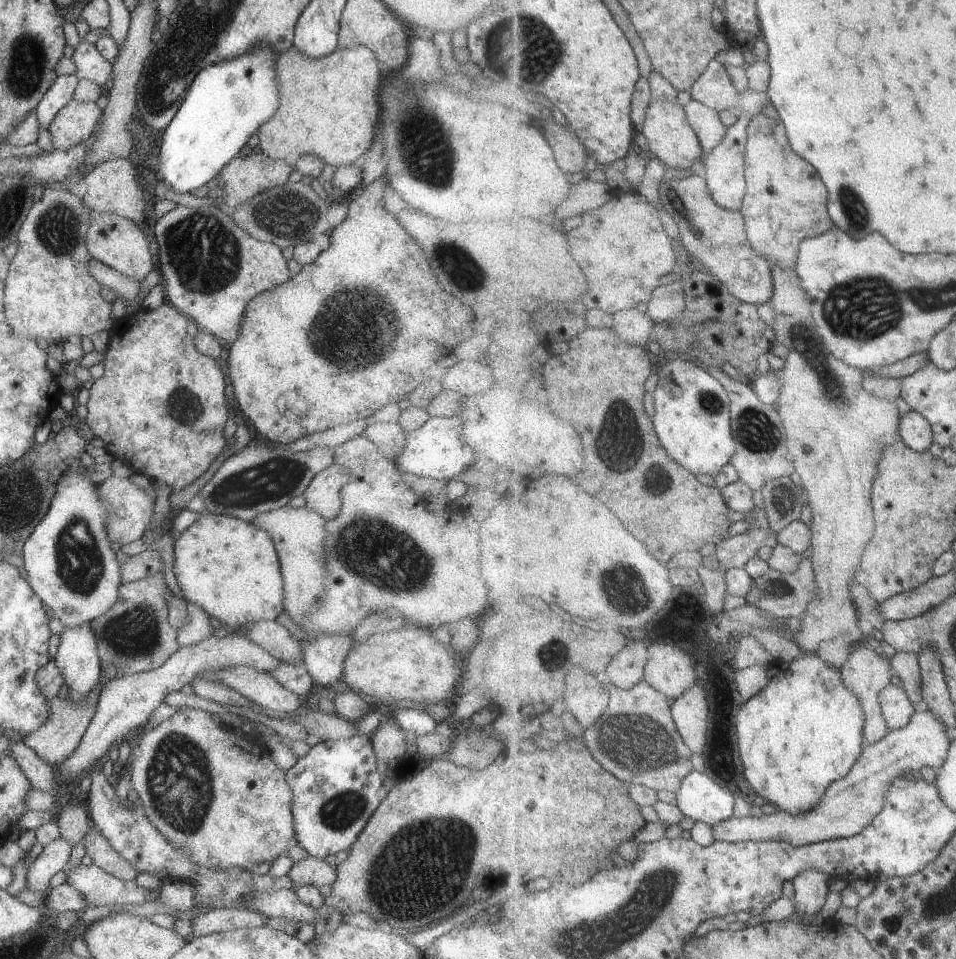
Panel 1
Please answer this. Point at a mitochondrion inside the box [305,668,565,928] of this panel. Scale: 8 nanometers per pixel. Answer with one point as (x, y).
(417, 865)

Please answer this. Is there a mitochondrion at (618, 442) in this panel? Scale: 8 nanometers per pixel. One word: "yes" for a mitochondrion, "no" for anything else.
yes

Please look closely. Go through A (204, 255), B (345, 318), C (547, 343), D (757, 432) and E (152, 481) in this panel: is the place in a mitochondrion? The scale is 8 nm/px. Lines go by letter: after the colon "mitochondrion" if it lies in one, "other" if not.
A: mitochondrion
B: mitochondrion
C: other
D: mitochondrion
E: other

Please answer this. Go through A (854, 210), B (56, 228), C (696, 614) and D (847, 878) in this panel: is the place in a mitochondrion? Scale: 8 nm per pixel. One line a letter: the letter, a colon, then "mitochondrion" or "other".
A: mitochondrion
B: mitochondrion
C: other
D: other

